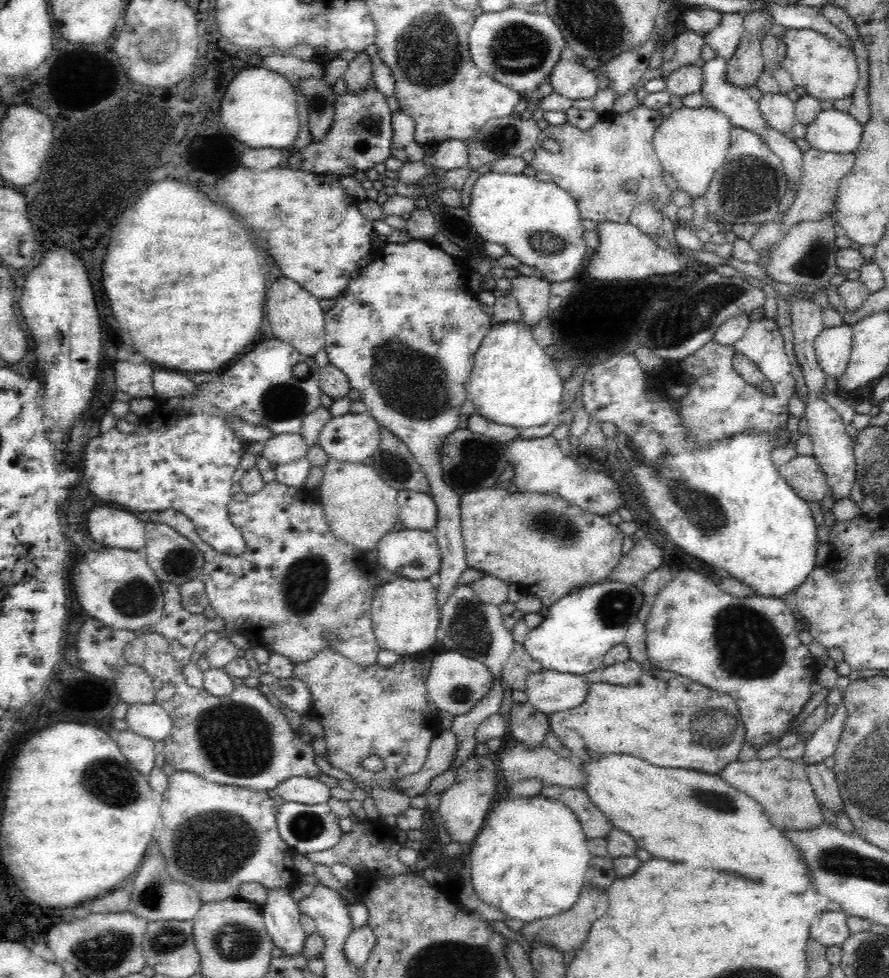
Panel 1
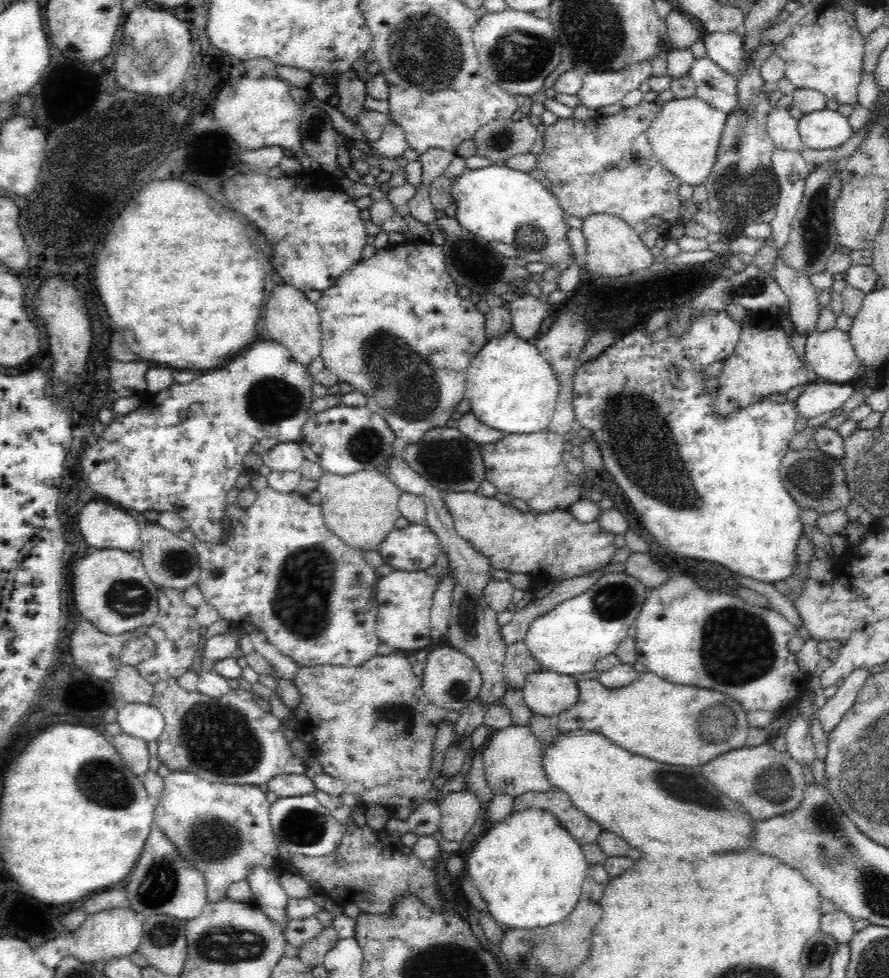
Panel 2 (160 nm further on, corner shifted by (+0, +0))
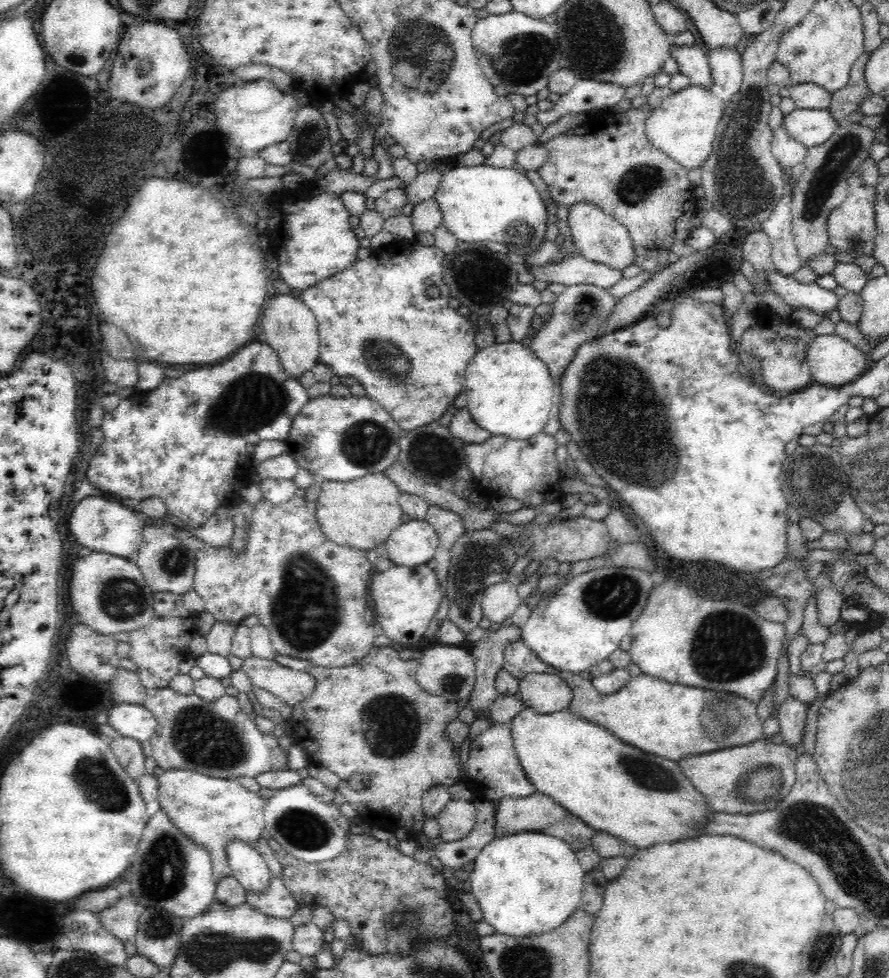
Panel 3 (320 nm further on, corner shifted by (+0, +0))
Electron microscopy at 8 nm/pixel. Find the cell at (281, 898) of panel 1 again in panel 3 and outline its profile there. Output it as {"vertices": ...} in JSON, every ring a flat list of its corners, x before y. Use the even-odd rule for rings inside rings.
{"vertices":[[233,839,224,849,232,876,247,892,262,892,270,882,271,871,254,847]]}

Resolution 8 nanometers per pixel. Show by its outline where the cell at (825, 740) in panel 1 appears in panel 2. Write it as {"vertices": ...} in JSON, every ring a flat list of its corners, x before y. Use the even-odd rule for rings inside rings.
{"vertices":[[872,667,852,670,848,676,844,677,837,692,826,699,819,710,820,722,825,734,828,734,832,730,832,726,840,722,840,718,850,710,850,706,854,704,864,681,872,674,871,670]]}

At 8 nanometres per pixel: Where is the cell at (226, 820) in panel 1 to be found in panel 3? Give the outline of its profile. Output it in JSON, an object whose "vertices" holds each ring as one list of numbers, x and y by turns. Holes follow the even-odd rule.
{"vertices":[[185,769,164,771,158,776,157,782,159,783,158,800,160,807,176,825,176,829,180,829,190,841,194,841,210,853,215,881,218,882,224,876,231,875,232,869,228,865,224,849,233,839,240,839,240,841,254,847,254,841,260,838,260,833,265,829,263,813,267,800,264,800,258,793,249,792,248,789,243,788,235,778,215,778]]}

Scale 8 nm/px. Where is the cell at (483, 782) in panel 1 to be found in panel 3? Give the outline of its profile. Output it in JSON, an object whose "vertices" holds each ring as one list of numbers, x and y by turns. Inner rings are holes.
{"vertices":[[452,800,436,816,440,824,439,837,444,842,454,842,465,838,476,826,474,801]]}

